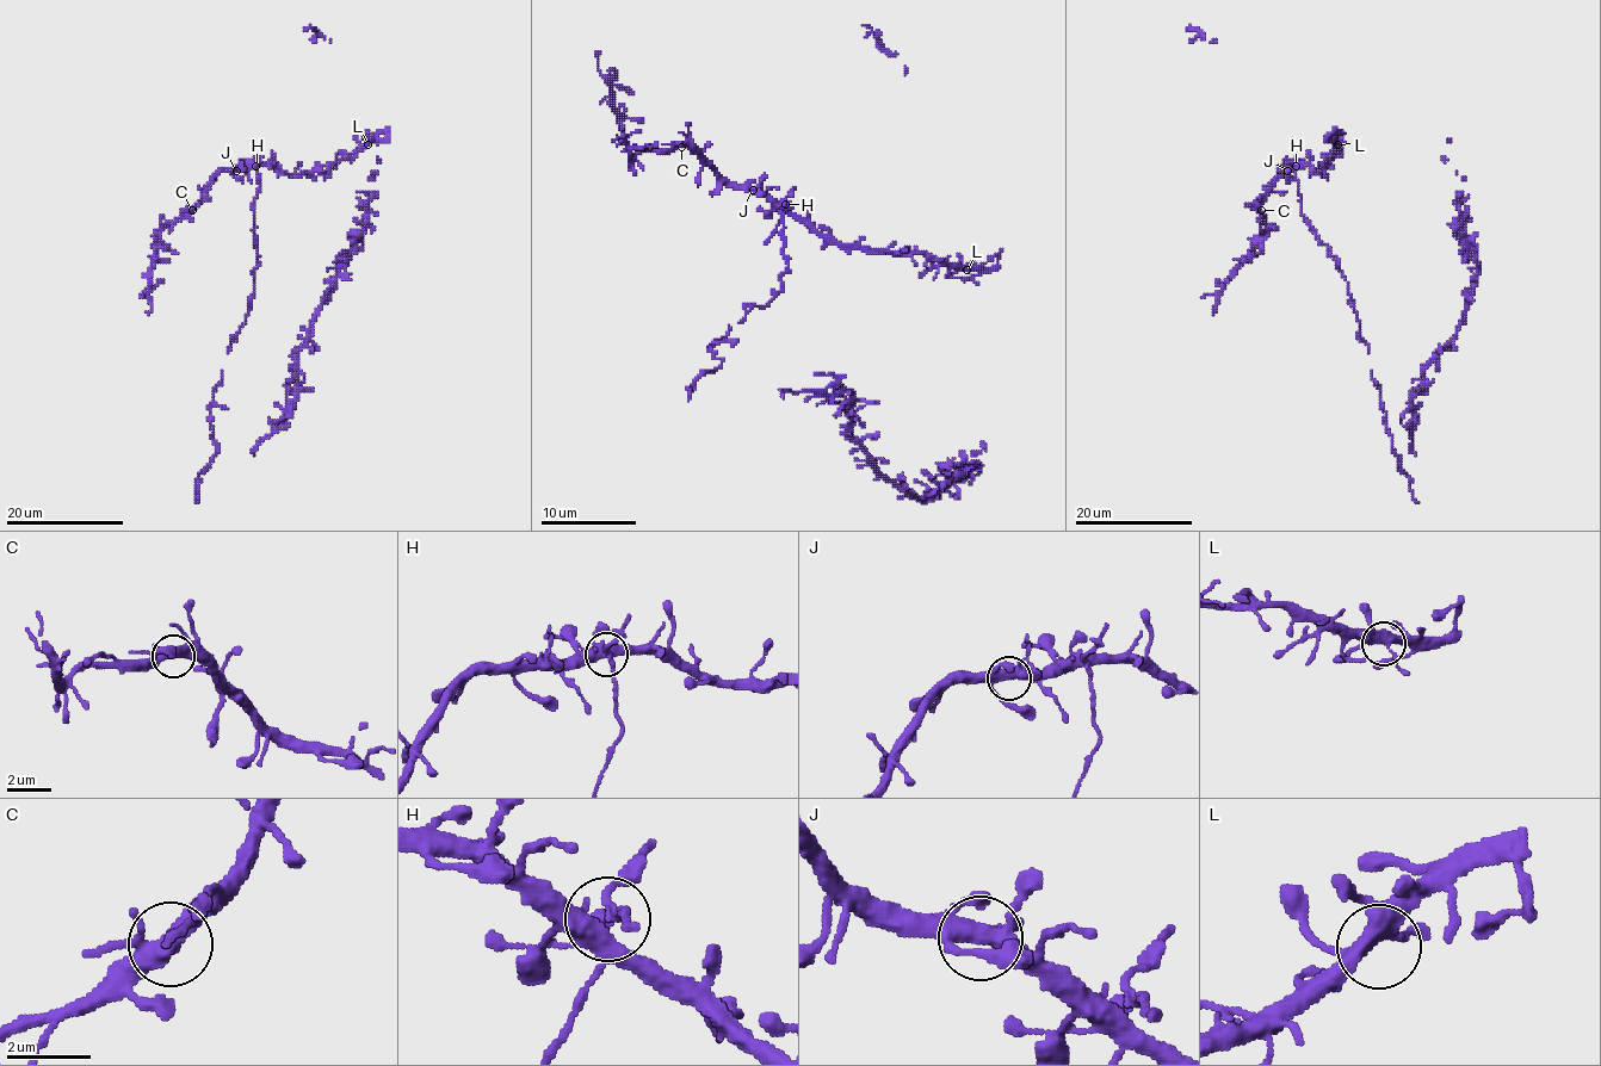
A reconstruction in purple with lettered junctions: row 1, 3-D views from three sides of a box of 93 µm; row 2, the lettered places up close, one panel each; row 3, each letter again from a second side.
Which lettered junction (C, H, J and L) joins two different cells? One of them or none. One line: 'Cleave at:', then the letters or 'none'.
Cleave at: none

